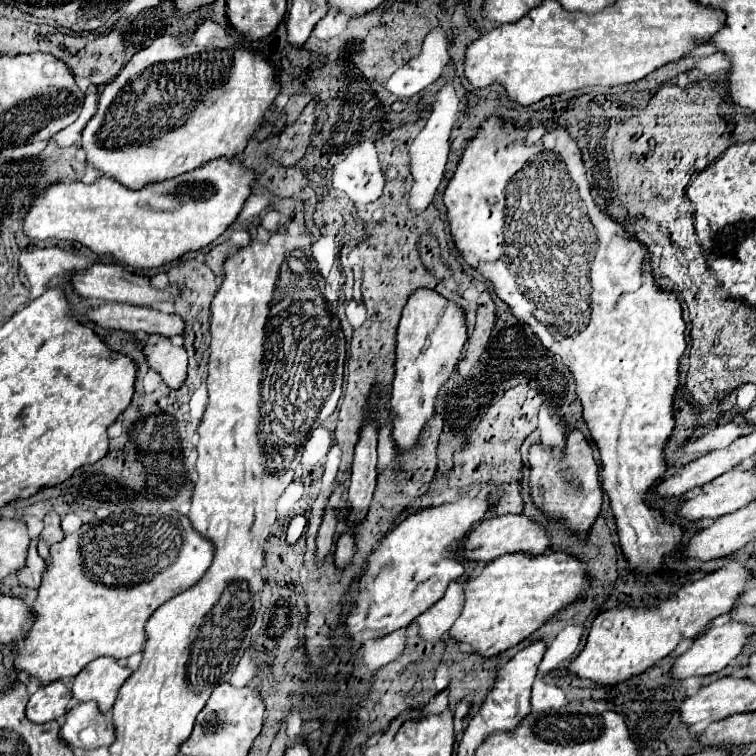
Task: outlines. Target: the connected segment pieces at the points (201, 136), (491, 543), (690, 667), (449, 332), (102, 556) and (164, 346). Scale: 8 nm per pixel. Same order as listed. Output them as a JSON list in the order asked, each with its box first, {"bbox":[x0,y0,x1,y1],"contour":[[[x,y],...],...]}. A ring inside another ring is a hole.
[{"bbox":[81,20,279,188],"contour":[[[207,20],[203,22],[191,36],[161,36],[157,38],[151,46],[139,50],[119,72],[119,76],[115,80],[111,80],[109,84],[105,84],[101,98],[99,98],[99,108],[95,112],[95,116],[85,124],[83,132],[81,132],[81,148],[85,150],[87,162],[93,164],[97,170],[101,170],[105,176],[115,178],[117,182],[121,182],[127,188],[141,188],[153,180],[167,180],[185,172],[193,172],[195,168],[201,168],[203,164],[217,160],[217,158],[233,158],[237,154],[243,152],[243,148],[247,146],[247,140],[253,136],[253,132],[259,128],[259,124],[263,122],[263,114],[271,108],[275,96],[279,94],[279,82],[277,82],[277,74],[275,68],[259,54],[253,54],[251,50],[243,48],[239,44],[237,38],[233,38],[231,34],[227,34],[219,24]]]},{"bbox":[461,514,549,562],"contour":[[[507,514],[507,516],[487,518],[481,524],[477,524],[465,538],[461,558],[473,562],[489,562],[497,556],[513,554],[513,552],[525,552],[529,556],[537,556],[547,552],[547,548],[549,548],[549,540],[545,530],[539,528],[539,524],[531,522],[531,518],[527,518],[525,514]]]},{"bbox":[669,620,749,680],"contour":[[[731,620],[719,628],[711,628],[703,634],[699,634],[693,640],[693,646],[685,654],[675,658],[675,662],[669,668],[669,676],[673,680],[687,680],[691,676],[707,676],[707,674],[715,674],[715,672],[723,670],[731,660],[735,660],[735,656],[741,654],[745,642],[749,640],[749,636],[745,634],[747,628],[749,628],[747,624],[737,624]]]},{"bbox":[391,288,467,452],"contour":[[[427,288],[411,294],[397,330],[397,362],[391,390],[391,410],[397,414],[393,420],[393,438],[399,452],[413,448],[417,442],[421,428],[433,414],[437,392],[463,358],[465,344],[467,326],[463,310],[457,304]]]},{"bbox":[11,502,213,686],"contour":[[[137,502],[123,512],[125,518],[109,520],[109,532],[101,532],[101,526],[87,524],[51,546],[51,560],[47,562],[39,596],[29,608],[33,614],[33,624],[21,640],[23,648],[19,642],[15,652],[11,672],[15,680],[21,680],[19,674],[25,674],[27,678],[37,678],[45,686],[53,680],[75,678],[91,660],[99,656],[121,660],[141,652],[145,644],[143,628],[149,616],[169,598],[195,584],[211,566],[213,544],[197,534],[193,526],[189,526],[189,520],[179,512],[151,502]]]},{"bbox":[137,336,187,388],"contour":[[[149,336],[137,340],[143,354],[147,354],[147,364],[155,370],[169,388],[181,388],[187,378],[187,352],[183,346],[171,344],[165,336]]]}]

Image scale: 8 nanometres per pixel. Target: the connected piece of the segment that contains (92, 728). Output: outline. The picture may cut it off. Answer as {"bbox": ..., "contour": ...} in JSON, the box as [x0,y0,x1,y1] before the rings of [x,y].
{"bbox":[59,702,115,750],"contour":[[[81,702],[65,714],[65,722],[59,730],[61,742],[69,748],[95,750],[99,746],[111,746],[115,740],[113,722],[97,712],[97,704]]]}

